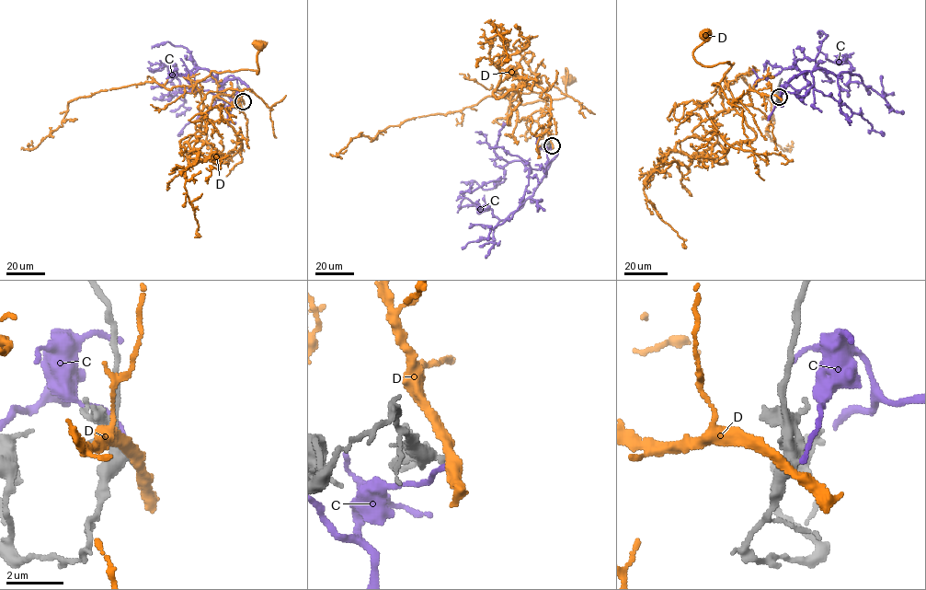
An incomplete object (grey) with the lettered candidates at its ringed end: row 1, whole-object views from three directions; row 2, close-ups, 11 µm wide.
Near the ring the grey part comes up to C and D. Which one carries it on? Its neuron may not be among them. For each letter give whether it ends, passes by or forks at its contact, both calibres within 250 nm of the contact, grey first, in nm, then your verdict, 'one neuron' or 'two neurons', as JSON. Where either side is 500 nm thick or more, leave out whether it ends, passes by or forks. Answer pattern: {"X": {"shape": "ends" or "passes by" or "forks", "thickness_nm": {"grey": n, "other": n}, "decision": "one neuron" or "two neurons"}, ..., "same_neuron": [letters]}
{"C": {"shape": "ends", "thickness_nm": {"grey": 340, "other": 140}, "decision": "two neurons"}, "D": {"shape": "passes by", "thickness_nm": {"grey": 320, "other": 360}, "decision": "two neurons"}, "same_neuron": []}

